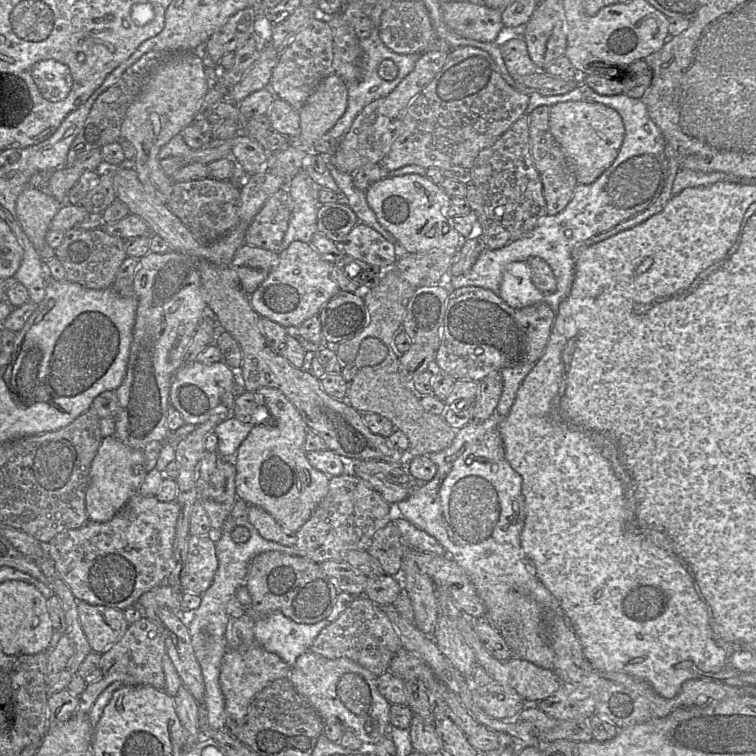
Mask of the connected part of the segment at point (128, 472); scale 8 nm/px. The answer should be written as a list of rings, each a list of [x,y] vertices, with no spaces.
[[[114,436],[102,439],[91,463],[85,494],[86,511],[91,521],[110,521],[130,498],[139,493],[147,474],[144,464],[143,450],[133,449]]]

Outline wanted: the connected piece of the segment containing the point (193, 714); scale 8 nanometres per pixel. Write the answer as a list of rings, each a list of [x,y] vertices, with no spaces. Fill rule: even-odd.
[[[182,685],[174,696],[177,715],[188,732],[187,749],[199,740],[200,703],[190,691]]]

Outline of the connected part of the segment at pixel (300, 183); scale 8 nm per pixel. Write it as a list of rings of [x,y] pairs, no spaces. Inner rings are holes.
[[[301,169],[288,184],[292,211],[288,230],[277,253],[284,251],[294,241],[310,243],[318,231],[318,200],[320,187],[305,169]]]

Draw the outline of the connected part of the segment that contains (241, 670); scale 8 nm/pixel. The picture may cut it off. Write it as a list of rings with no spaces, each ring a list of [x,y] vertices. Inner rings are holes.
[[[256,641],[245,652],[228,649],[222,664],[219,683],[225,698],[226,729],[241,726],[254,697],[267,685],[280,678],[288,678],[290,667],[277,654],[268,652]]]

